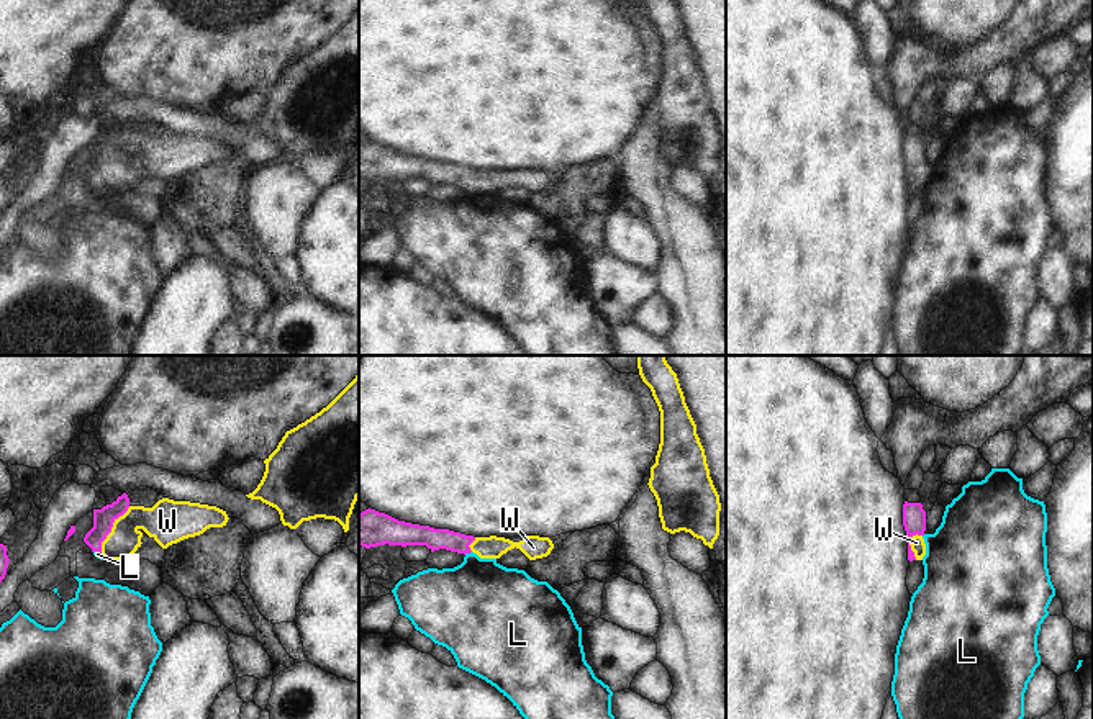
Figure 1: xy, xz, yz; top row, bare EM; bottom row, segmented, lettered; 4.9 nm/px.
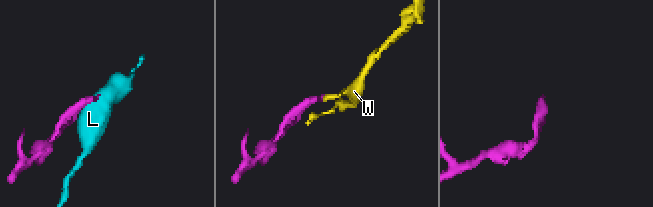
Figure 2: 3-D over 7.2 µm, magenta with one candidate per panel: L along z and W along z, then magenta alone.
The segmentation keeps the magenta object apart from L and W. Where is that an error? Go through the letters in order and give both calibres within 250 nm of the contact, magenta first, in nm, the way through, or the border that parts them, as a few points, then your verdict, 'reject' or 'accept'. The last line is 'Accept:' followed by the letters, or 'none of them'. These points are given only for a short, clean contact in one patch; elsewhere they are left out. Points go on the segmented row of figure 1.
L: 110/420 nm | along xz (471, 551), (464, 554) | reject
W: 100/160 nm | across xy (104, 518), (110, 529), (120, 521), (159, 521) | accept
Accept: W

